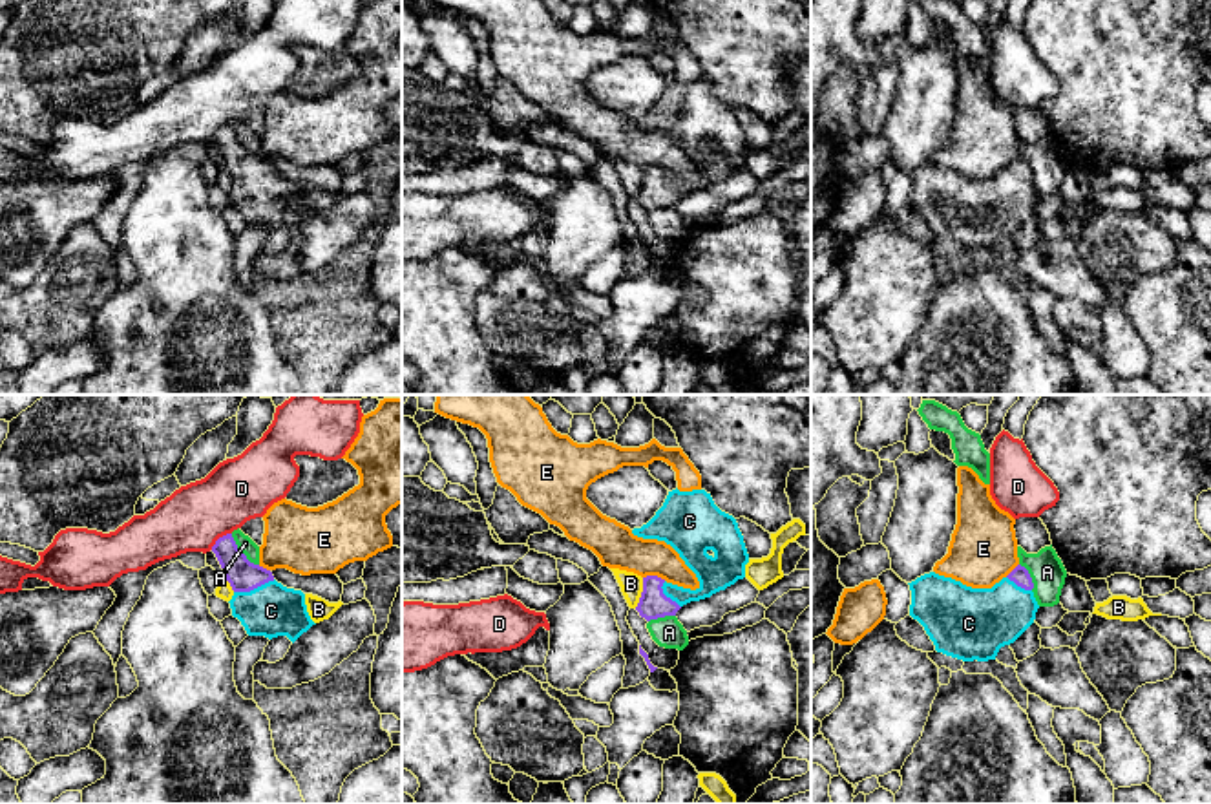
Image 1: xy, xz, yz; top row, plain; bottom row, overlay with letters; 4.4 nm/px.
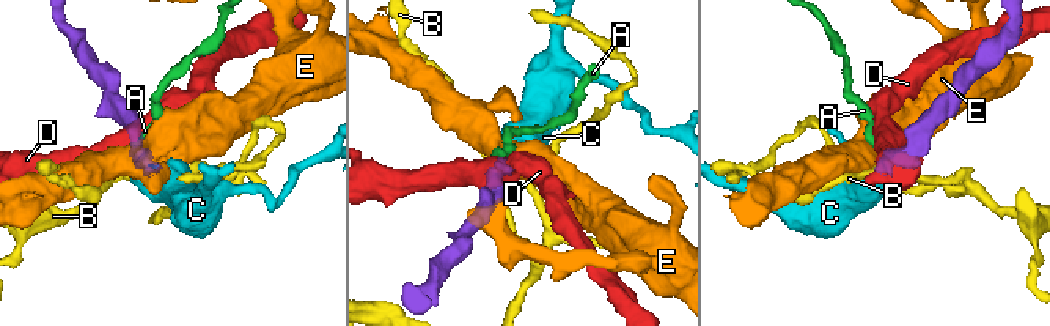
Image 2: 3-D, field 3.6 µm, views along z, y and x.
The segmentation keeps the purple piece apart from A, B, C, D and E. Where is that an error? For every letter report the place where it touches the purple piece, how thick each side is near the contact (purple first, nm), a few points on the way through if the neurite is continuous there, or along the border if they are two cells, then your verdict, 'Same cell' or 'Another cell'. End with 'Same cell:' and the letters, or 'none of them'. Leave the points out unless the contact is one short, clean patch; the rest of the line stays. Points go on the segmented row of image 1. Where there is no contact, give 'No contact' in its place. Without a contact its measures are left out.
A: Touches purple at xy (242, 552). Thickness 140 nm (purple) against 70 nm. Boundary: xy (231, 534), (236, 547), (258, 565). Another cell
B: Touches purple at xz (642, 592). Thickness 130 nm (purple) against 100 nm. Boundary: xz (643, 578), (640, 602), (634, 607). Another cell
C: Touches purple at xy (254, 587). Thickness 140 nm (purple) against 240 nm. Path across: xy (243, 576), (254, 587), (258, 598), (271, 611). Same cell
D: Touches purple at xy (220, 538). Thickness 140 nm (purple) against 280 nm. Boundary: xy (231, 532), (223, 534), (210, 549). Another cell
E: Touches purple at xz (654, 576). Thickness 130 nm (purple) against 190 nm. Boundary: xz (643, 576), (665, 580). Another cell
Same cell: C

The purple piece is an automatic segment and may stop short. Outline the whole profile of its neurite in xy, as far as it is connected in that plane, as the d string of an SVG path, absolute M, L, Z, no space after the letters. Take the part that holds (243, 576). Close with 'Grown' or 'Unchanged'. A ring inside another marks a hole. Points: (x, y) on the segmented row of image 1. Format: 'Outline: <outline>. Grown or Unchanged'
Outline: M232 534L219 537L212 552L234 590L228 601L232 616L241 621L248 636L269 640L287 636L294 643L316 625L307 612L305 594L283 587L270 570L250 563Z. Grown

